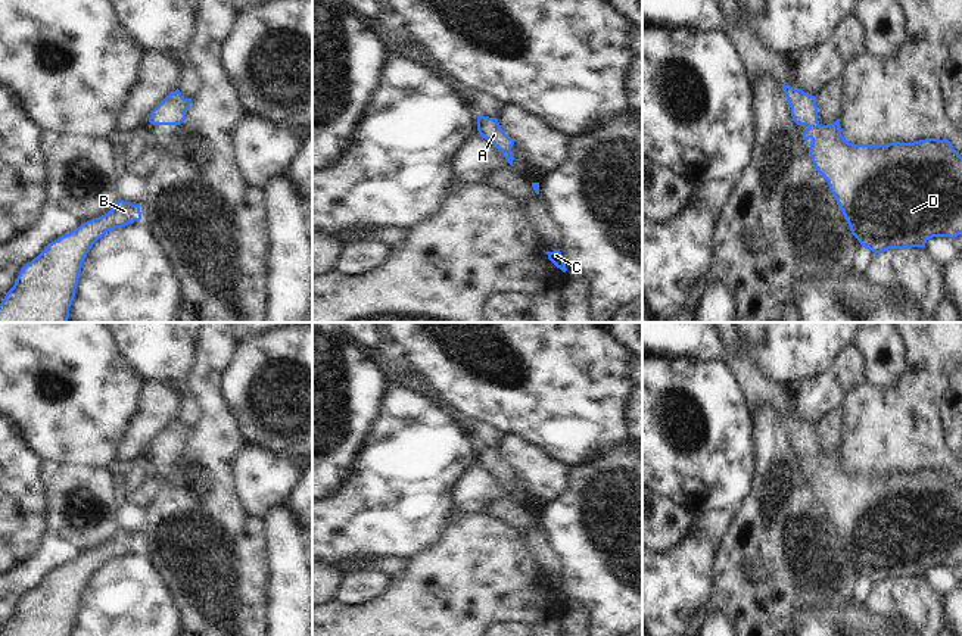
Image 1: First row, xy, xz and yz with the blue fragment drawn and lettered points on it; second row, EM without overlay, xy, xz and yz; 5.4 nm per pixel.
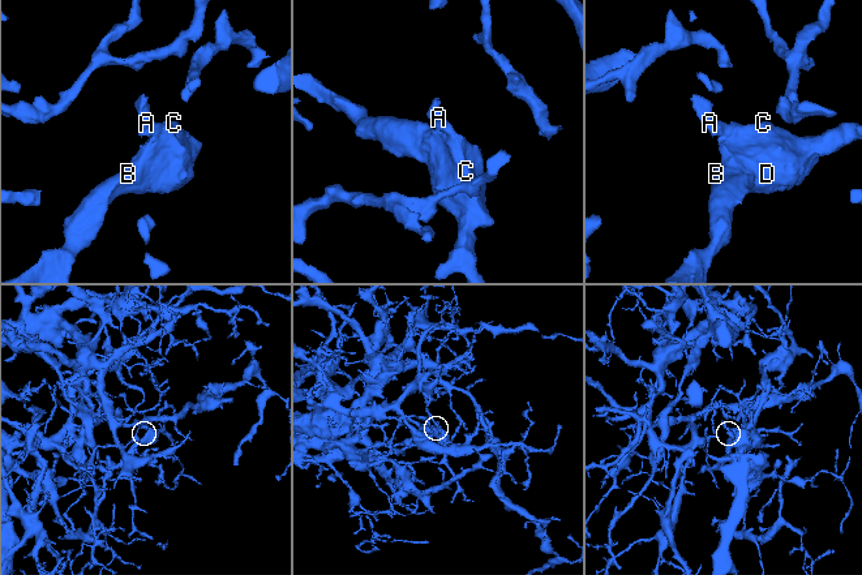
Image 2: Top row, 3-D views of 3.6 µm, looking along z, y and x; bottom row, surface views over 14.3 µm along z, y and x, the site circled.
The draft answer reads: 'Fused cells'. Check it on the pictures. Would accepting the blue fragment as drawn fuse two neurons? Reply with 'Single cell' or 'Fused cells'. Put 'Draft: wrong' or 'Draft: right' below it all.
Single cell.
Draft: wrong

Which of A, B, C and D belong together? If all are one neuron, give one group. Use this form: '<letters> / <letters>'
A B C D

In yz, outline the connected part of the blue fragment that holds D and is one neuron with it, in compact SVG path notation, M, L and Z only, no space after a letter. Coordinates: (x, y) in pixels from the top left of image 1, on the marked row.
M785 84L782 88L794 122L807 127L803 140L812 140L809 155L815 169L828 181L862 247L877 255L888 249L925 247L933 237L955 238L962 233L962 156L949 140L853 144L841 135L840 119L819 124L815 96Z

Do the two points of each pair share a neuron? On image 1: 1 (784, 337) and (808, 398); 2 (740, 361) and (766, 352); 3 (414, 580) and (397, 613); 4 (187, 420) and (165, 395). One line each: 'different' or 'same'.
1: different
2: different
3: same
4: different

